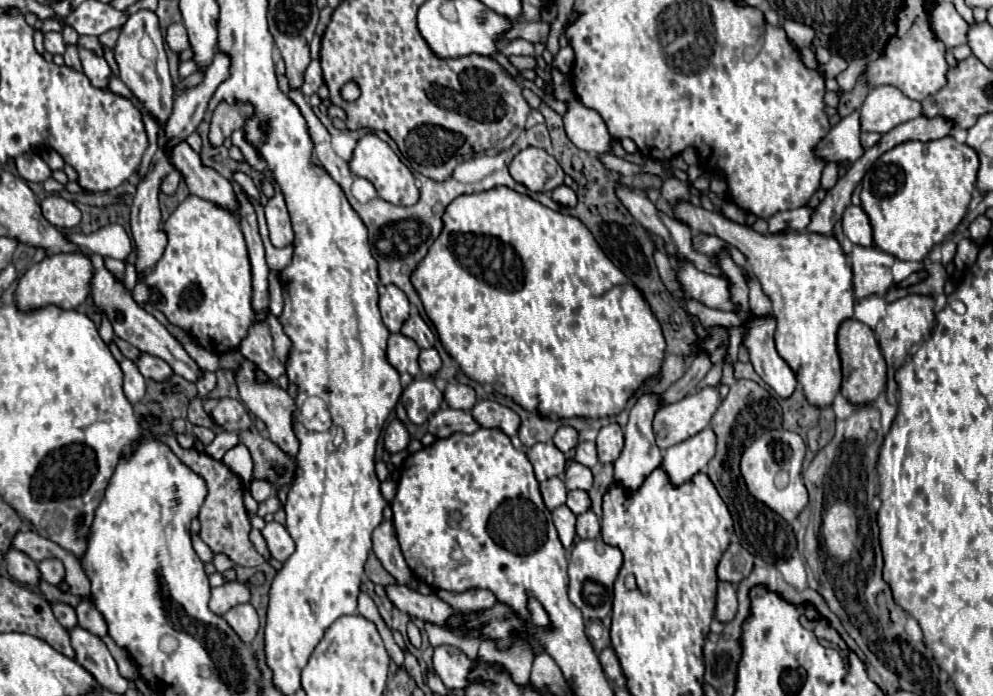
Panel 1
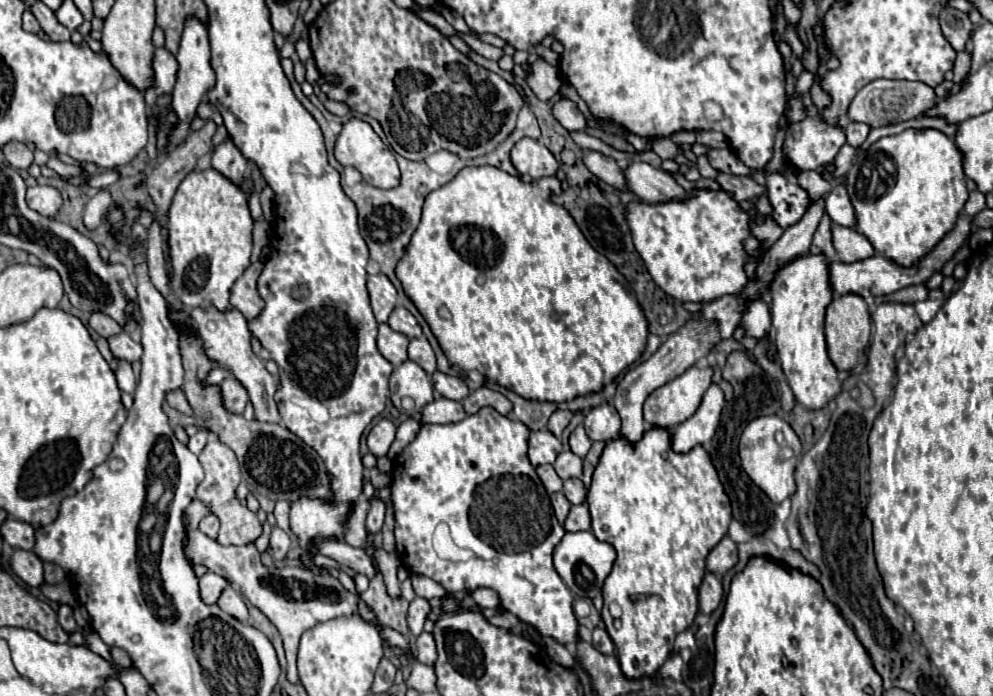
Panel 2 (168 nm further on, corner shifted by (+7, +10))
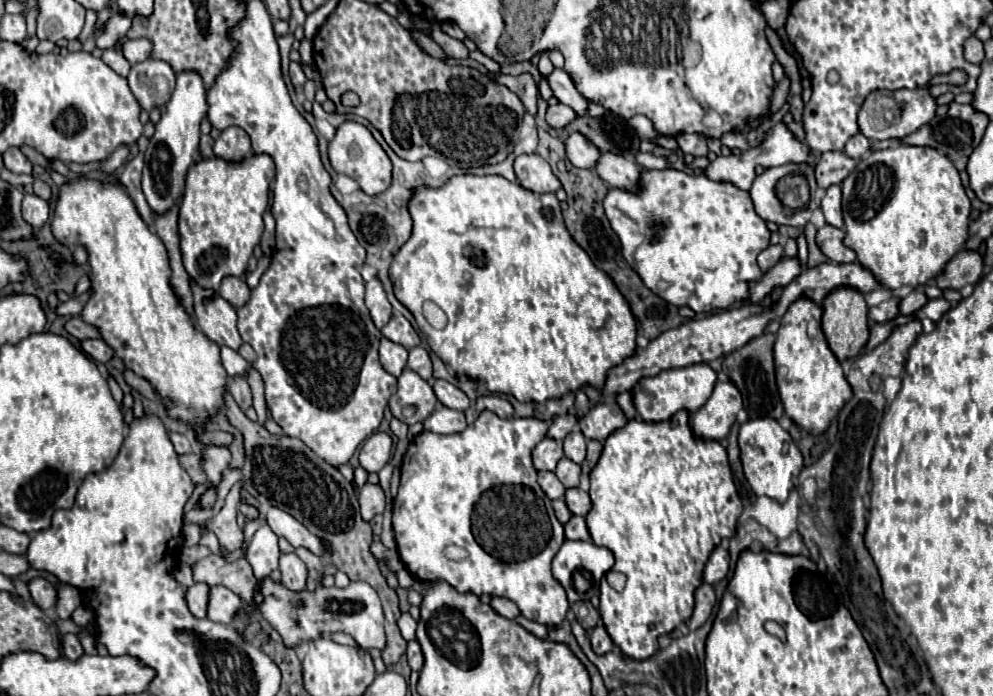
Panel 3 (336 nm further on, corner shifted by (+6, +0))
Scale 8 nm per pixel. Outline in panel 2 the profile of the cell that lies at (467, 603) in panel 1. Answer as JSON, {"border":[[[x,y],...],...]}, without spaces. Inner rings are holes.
{"border":[[[476,589],[472,591],[472,599],[476,601],[478,607],[488,607],[488,609],[494,609],[500,605],[500,599],[498,599],[498,593],[494,589]]]}

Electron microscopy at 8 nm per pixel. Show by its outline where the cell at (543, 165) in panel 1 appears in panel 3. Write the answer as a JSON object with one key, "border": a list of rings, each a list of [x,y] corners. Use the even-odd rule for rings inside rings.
{"border":[[[537,153],[519,155],[515,159],[515,175],[521,187],[535,193],[555,193],[561,187],[549,163]]]}

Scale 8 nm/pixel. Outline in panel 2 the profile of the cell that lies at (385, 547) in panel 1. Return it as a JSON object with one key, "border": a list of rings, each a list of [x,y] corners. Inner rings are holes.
{"border":[[[372,497],[370,499],[370,511],[366,517],[366,529],[370,533],[376,533],[382,529],[382,523],[384,523],[384,501],[380,501],[378,497]]]}

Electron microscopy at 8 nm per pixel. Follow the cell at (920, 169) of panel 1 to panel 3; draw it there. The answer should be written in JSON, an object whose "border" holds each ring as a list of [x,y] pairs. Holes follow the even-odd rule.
{"border":[[[899,145],[899,147],[891,147],[891,149],[883,149],[883,151],[873,151],[867,157],[863,157],[855,169],[851,171],[851,175],[841,183],[843,189],[843,219],[845,219],[845,245],[851,247],[857,253],[857,259],[863,267],[867,267],[877,281],[887,287],[887,289],[899,289],[903,285],[923,285],[929,279],[937,277],[943,267],[947,265],[947,261],[963,249],[963,241],[967,239],[967,225],[969,225],[969,213],[971,213],[971,201],[961,185],[959,179],[959,171],[955,169],[955,165],[949,161],[949,157],[941,155],[937,149],[933,147],[915,147],[915,145]]]}

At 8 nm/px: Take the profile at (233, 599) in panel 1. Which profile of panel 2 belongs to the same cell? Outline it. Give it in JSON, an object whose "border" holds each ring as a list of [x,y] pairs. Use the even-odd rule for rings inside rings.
{"border":[[[204,573],[200,577],[200,599],[208,605],[216,603],[220,593],[228,587],[226,579],[222,579],[220,575],[214,575],[214,573]]]}

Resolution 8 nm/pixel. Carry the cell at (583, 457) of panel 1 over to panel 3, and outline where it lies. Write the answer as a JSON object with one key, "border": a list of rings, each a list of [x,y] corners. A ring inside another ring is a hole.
{"border":[[[575,427],[567,437],[565,437],[565,457],[569,457],[571,461],[575,463],[583,463],[585,459],[585,445],[587,445],[587,439],[583,437],[581,429]]]}

